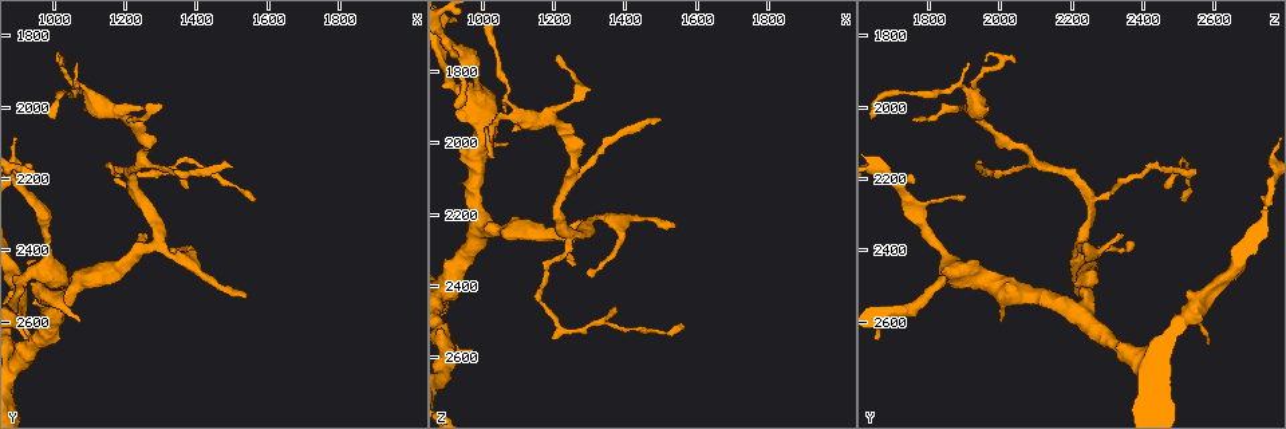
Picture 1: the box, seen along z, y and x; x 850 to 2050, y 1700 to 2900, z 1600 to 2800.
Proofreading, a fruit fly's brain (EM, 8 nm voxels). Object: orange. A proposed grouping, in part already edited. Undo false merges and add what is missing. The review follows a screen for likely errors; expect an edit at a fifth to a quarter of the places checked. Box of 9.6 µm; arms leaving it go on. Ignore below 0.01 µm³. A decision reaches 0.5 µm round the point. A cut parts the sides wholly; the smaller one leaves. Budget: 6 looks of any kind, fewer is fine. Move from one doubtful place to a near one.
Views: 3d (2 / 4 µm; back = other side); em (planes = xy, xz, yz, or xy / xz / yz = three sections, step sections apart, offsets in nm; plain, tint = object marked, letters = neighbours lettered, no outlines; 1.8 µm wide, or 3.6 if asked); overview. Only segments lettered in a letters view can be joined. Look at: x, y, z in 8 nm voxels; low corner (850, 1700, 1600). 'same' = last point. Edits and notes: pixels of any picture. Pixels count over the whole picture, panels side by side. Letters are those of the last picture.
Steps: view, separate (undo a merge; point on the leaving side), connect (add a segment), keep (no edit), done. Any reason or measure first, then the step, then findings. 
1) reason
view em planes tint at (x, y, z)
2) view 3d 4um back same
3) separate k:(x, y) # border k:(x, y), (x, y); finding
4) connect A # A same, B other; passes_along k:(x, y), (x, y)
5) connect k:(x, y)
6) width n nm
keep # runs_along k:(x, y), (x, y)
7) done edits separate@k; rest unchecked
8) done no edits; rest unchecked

an open end
view 3d 2um at (1210, 2040, 1760)

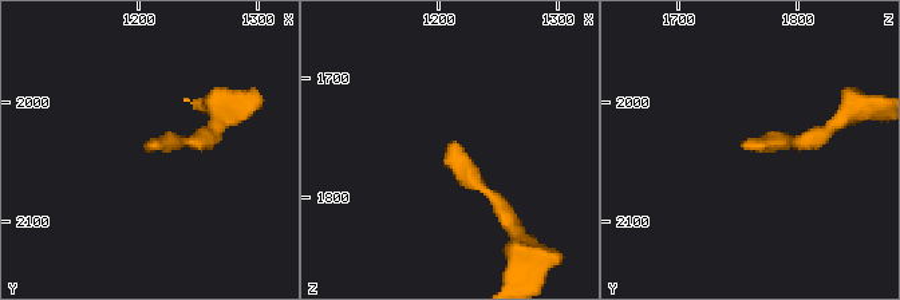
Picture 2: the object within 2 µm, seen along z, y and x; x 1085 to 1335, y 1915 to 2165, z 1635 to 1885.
need the tissue
view em planes tint at (1214, 2040, 1752)

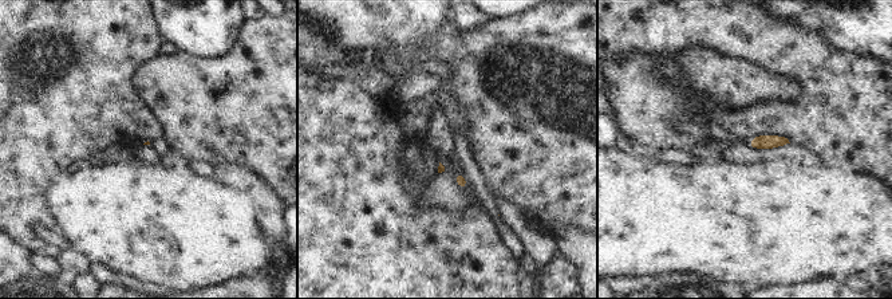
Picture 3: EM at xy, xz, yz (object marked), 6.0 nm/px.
view em planes letters same

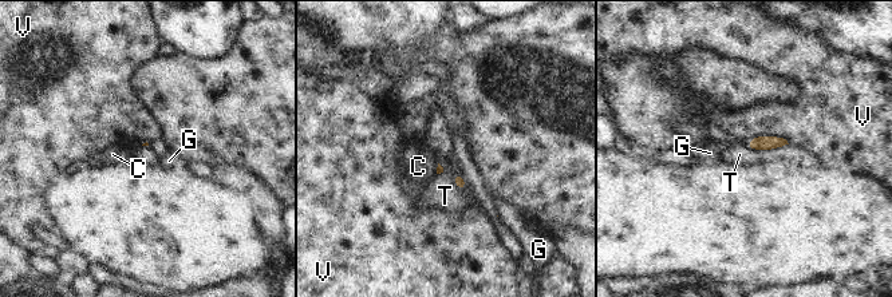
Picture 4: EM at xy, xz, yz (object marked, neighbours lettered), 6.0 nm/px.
keep # C other, G other, T other, V other; border 4:(788, 143), (773, 149), (745, 145); none of them fits

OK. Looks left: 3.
branch stops here
view 3d 4um at (1500, 2180, 1930)

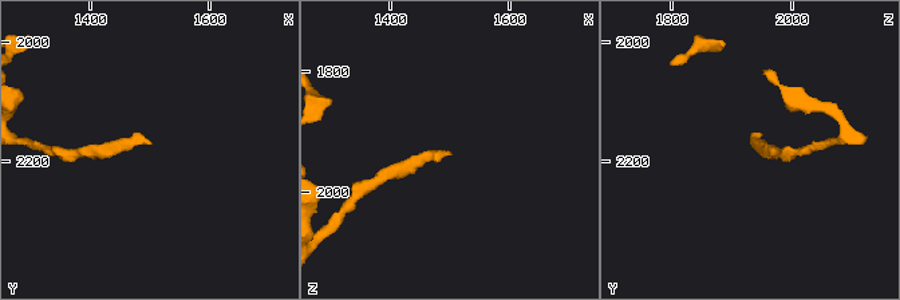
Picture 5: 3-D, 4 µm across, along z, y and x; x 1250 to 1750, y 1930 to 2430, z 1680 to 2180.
need the tissue
view em planes letters at (1500, 2175, 1935)

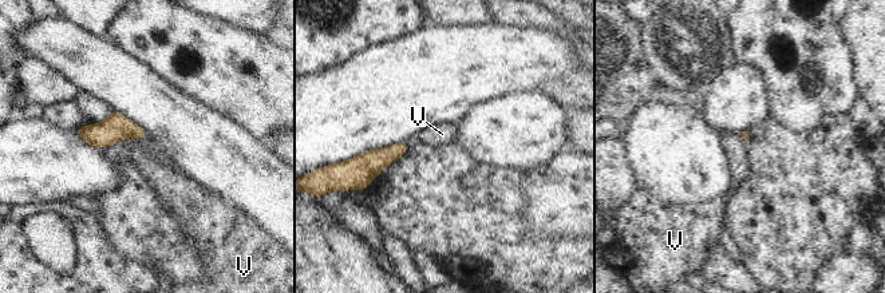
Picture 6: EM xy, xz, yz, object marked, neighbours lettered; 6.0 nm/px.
keep # V other; none of them fits

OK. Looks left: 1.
done no edits; rest unchecked

